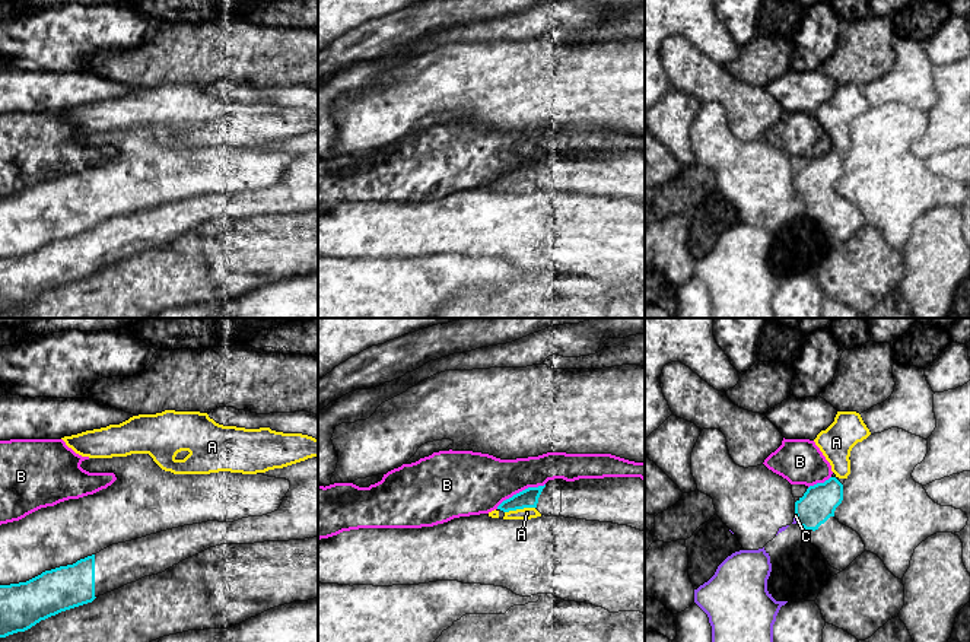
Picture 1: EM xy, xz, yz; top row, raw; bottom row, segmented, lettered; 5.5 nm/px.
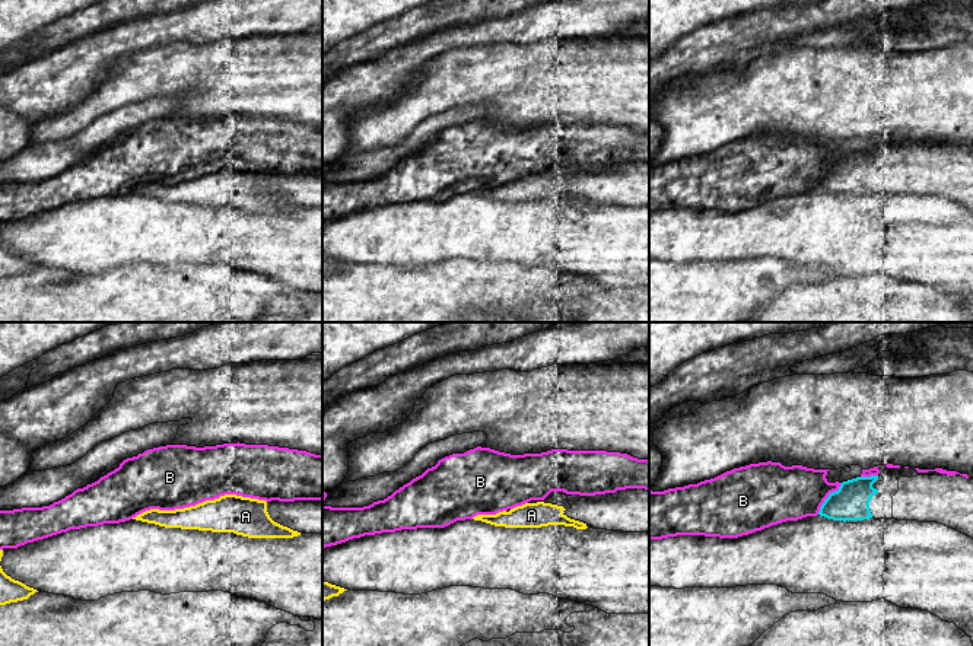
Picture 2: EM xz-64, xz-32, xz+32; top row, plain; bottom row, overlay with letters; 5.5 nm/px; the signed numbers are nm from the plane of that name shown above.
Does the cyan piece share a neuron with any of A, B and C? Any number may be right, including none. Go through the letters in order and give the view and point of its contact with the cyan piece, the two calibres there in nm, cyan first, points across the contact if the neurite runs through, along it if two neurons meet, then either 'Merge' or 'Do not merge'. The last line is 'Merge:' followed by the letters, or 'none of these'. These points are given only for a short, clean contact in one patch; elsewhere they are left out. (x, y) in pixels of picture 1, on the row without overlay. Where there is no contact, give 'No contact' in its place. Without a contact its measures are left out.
A: Touches cyan at xz (520, 181). Thickness 110 nm (cyan) against 60 nm. Boundary: xz (534, 180), (505, 186). Do not merge
B: Touches cyan at xz (520, 165). Thickness 110 nm (cyan) against 340 nm. Do not merge
C: Touches cyan at yz (797, 191). Thickness 190 nm (cyan) against 20 nm. Boundary: yz (795, 187), (798, 196). Do not merge
Merge: none of these

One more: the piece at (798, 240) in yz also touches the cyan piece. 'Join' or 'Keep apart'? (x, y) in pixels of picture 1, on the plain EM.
Keep apart

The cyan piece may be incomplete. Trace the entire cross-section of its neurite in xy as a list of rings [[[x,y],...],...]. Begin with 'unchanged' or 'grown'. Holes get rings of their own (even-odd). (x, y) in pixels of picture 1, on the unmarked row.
grown; [[[318,130],[263,147],[290,155],[280,181],[271,187],[160,204],[112,217],[26,255],[0,258],[0,311],[25,305],[41,293],[92,276],[144,250],[162,247],[210,220],[318,210]]]

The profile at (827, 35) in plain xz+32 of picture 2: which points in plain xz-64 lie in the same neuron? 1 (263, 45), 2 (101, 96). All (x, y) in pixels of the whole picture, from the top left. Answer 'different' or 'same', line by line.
1: different
2: different

